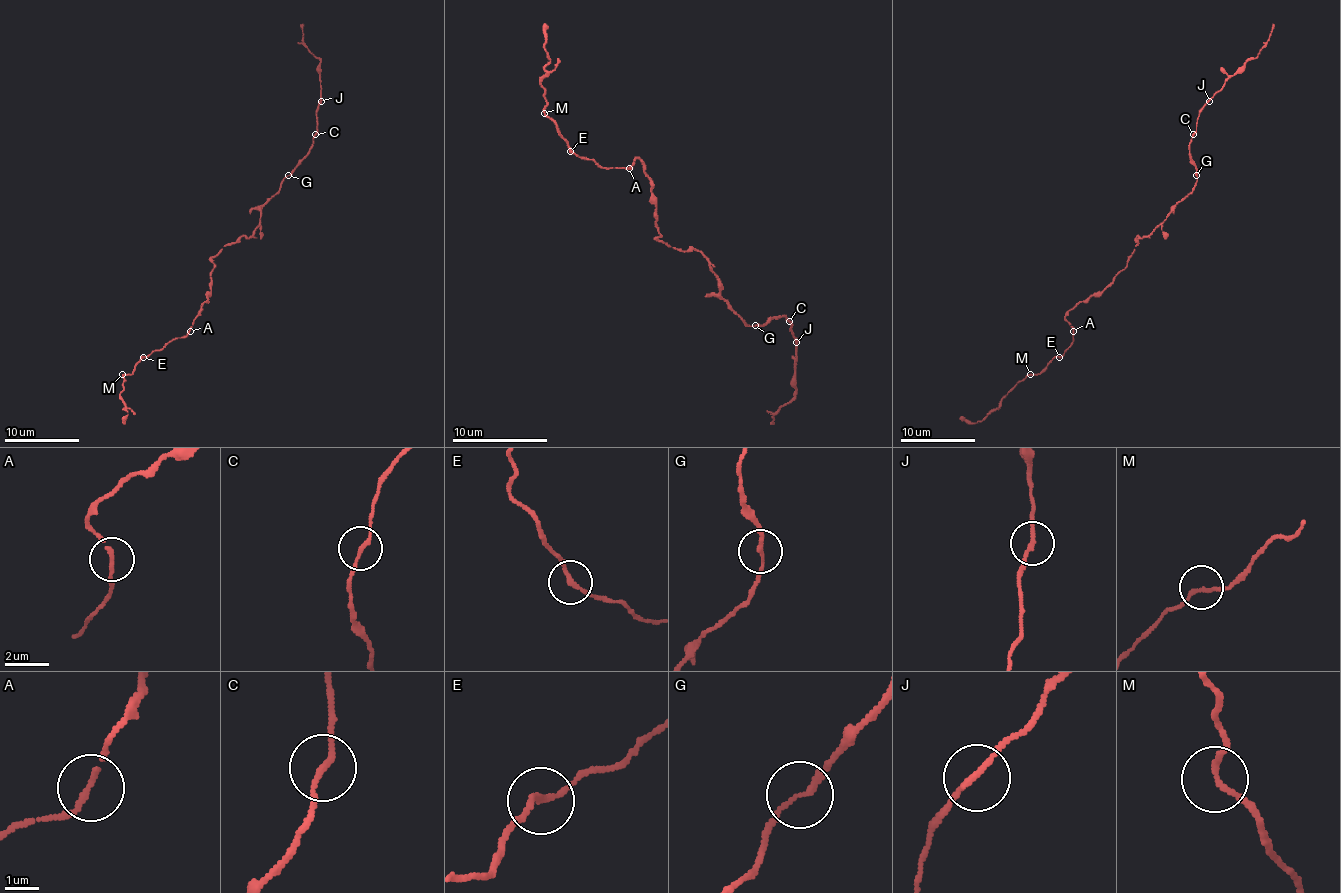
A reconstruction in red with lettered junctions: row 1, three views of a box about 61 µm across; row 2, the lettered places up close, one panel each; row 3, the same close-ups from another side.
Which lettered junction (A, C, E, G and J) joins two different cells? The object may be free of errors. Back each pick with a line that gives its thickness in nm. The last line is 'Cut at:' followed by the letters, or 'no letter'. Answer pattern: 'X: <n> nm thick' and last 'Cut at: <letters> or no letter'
Cut at: no letter

